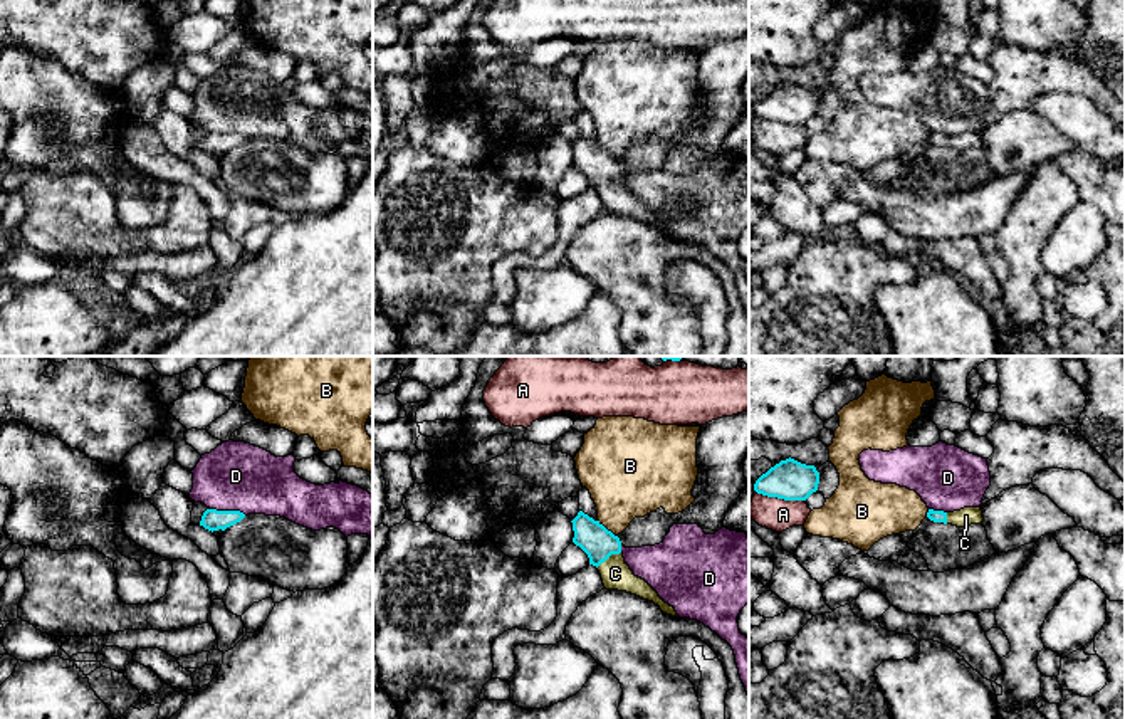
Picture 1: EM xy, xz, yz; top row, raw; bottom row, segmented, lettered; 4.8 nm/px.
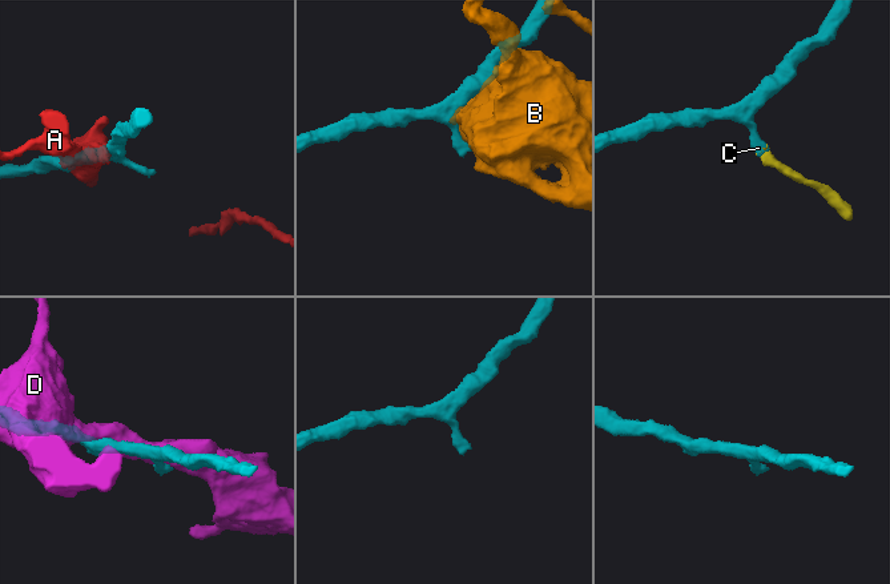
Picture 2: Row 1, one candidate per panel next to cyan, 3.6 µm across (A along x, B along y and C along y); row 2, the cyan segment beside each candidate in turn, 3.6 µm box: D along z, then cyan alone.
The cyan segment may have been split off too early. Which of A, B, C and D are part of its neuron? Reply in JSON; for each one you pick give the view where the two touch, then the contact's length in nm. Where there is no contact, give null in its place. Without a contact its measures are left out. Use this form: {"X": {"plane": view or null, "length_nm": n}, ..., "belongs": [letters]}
{"C": {"plane": "xz", "length_nm": 140}, "belongs": ["C"]}

